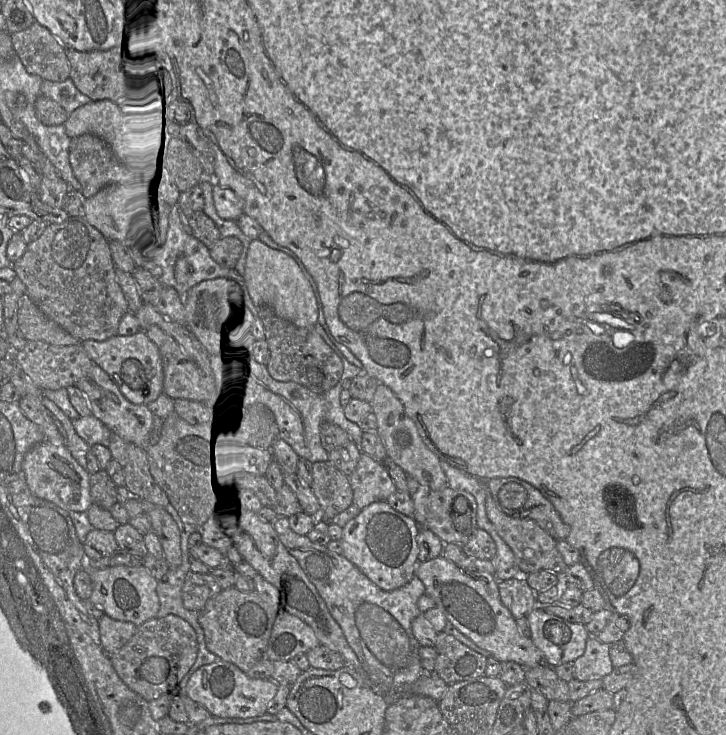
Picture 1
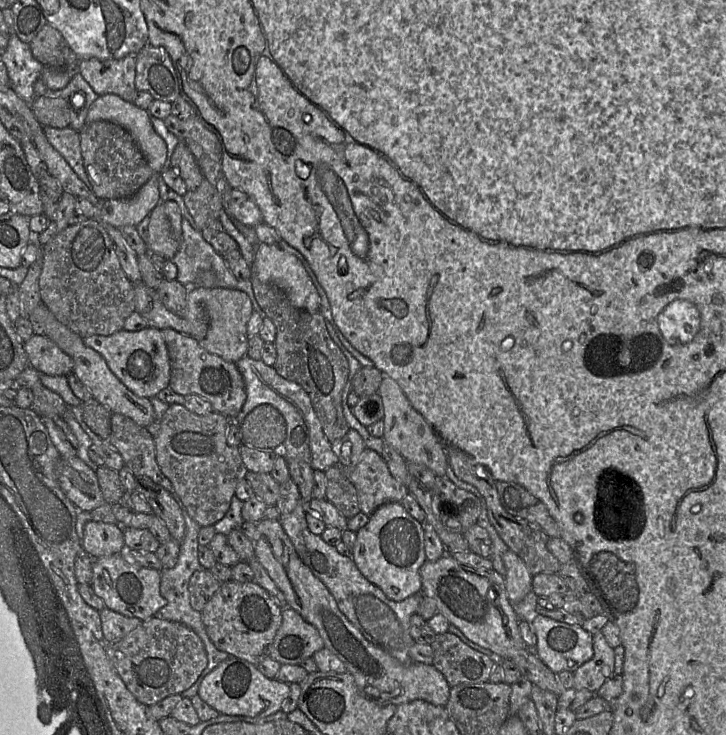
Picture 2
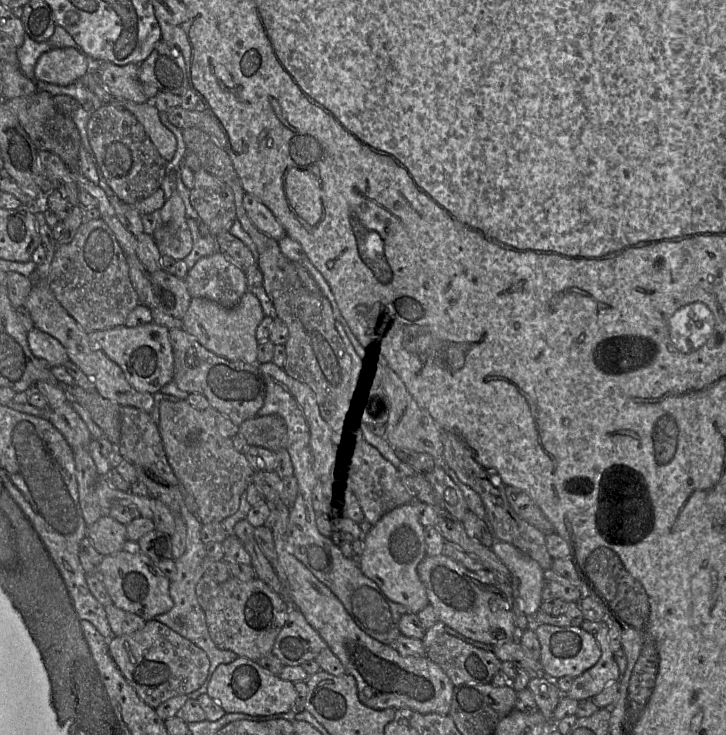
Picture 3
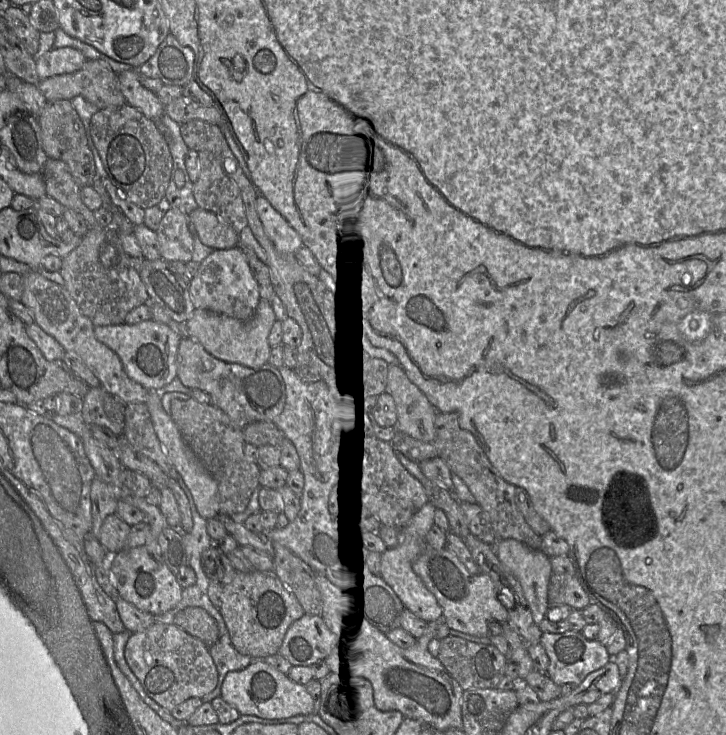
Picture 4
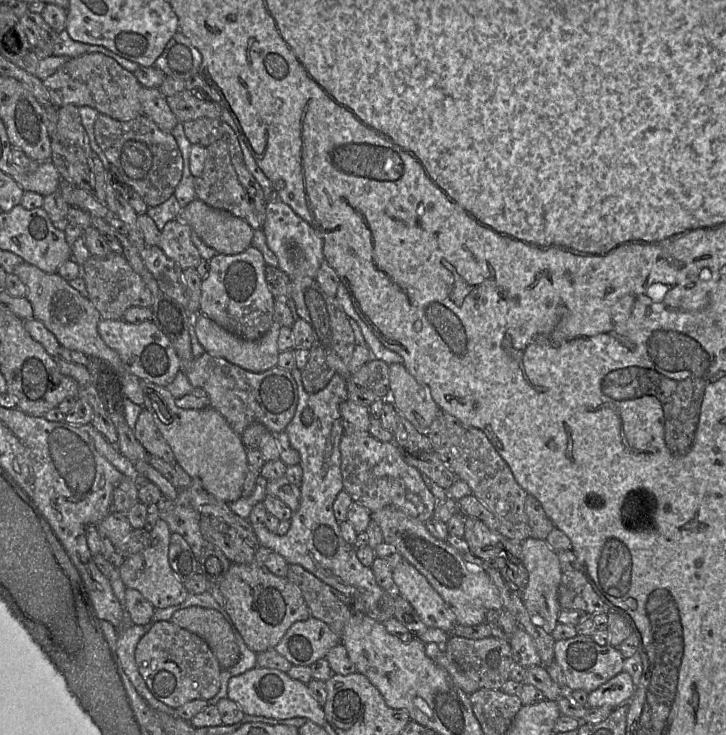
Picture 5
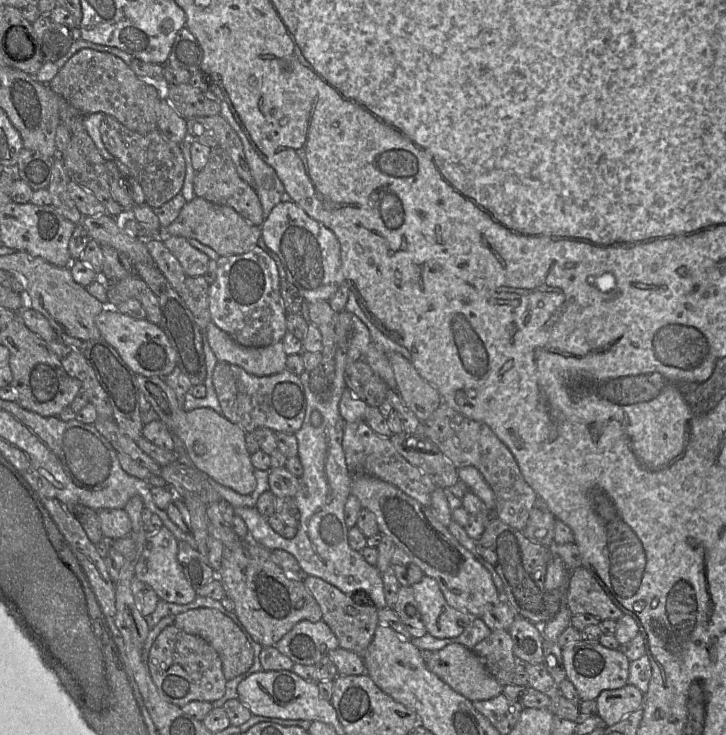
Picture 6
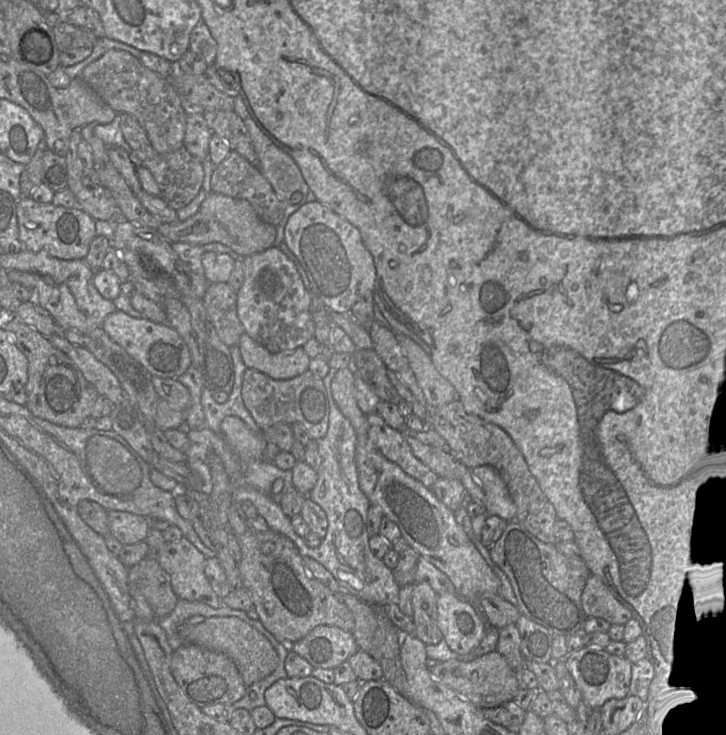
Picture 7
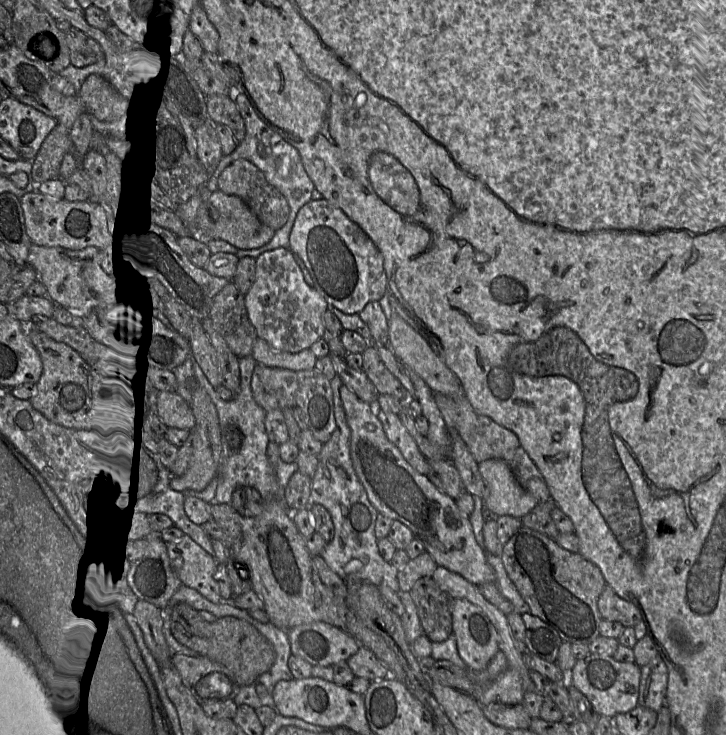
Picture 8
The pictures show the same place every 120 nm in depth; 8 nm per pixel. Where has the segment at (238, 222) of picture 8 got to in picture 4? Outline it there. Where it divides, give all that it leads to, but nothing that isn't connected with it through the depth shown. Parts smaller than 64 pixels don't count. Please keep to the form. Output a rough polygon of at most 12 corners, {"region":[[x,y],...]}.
{"region":[[215,213],[189,214],[201,242],[214,249],[239,245],[239,233]]}

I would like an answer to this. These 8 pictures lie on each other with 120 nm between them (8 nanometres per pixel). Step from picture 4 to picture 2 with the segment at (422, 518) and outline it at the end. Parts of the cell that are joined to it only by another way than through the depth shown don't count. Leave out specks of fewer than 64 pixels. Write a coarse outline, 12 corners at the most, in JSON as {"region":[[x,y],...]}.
{"region":[[399,502],[356,532],[352,560],[387,598],[421,593],[425,524]]}

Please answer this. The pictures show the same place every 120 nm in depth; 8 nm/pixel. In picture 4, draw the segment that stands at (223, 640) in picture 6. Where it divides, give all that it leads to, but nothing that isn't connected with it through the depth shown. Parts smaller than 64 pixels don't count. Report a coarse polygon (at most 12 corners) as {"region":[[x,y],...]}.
{"region":[[203,608],[180,610],[173,624],[211,646],[219,639],[215,619]]}

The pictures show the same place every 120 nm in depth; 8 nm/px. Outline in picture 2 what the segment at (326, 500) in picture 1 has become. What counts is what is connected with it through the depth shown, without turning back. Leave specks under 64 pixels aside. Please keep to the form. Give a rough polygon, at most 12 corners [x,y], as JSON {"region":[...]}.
{"region":[[331,466],[325,499],[346,519],[360,508],[356,489],[341,466]]}

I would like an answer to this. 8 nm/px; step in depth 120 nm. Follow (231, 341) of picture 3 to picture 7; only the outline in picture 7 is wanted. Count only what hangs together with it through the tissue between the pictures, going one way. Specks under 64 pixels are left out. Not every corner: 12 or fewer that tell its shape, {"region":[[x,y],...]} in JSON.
{"region":[[243,333],[244,364],[277,380],[301,375],[303,347],[273,353]]}

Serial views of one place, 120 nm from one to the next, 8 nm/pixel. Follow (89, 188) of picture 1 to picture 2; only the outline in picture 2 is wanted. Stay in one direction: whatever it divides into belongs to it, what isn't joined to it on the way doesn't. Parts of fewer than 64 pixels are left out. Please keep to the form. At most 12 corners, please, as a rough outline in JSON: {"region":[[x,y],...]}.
{"region":[[109,121],[79,131],[99,199],[133,196],[155,172]]}

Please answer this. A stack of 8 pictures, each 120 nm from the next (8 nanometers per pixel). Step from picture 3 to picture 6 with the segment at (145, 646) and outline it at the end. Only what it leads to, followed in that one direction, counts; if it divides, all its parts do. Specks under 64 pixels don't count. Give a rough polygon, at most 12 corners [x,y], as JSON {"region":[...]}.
{"region":[[175,624],[146,665],[180,708],[215,701],[227,680],[218,652]]}

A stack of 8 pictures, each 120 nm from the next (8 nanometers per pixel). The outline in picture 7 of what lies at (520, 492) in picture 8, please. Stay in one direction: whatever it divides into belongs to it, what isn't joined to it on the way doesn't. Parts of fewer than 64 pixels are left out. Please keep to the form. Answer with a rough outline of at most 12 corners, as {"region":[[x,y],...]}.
{"region":[[470,470],[483,489],[486,512],[507,521],[517,507],[499,472]]}

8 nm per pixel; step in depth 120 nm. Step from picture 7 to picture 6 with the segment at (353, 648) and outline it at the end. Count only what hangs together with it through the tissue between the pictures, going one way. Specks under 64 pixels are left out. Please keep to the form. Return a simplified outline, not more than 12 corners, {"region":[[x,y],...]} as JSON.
{"region":[[323,621],[298,622],[274,645],[315,666],[339,640]]}

